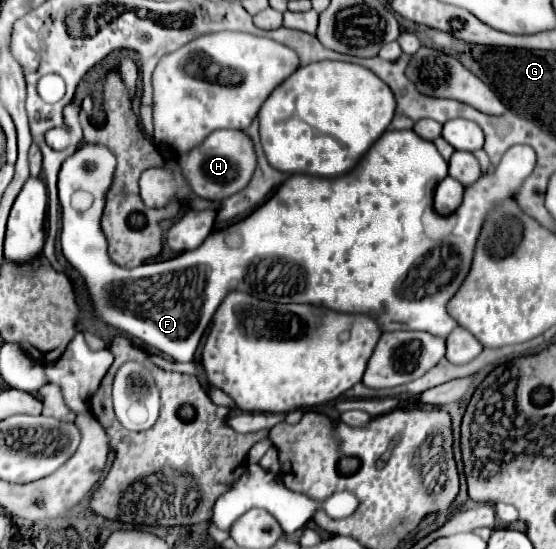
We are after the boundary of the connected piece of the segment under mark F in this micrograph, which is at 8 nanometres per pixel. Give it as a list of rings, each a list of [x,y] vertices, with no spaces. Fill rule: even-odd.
[[[386,131],[372,145],[372,149],[364,155],[364,159],[356,165],[356,169],[352,169],[350,173],[346,173],[342,177],[336,177],[336,179],[320,179],[320,177],[312,177],[312,175],[292,175],[292,179],[288,179],[288,183],[284,187],[280,187],[252,215],[248,215],[240,223],[234,223],[234,225],[230,225],[230,227],[226,227],[222,231],[212,233],[196,251],[186,251],[186,253],[182,253],[182,255],[178,255],[174,259],[168,259],[168,261],[142,263],[142,265],[138,265],[134,269],[124,269],[124,267],[118,267],[116,263],[112,263],[112,259],[108,257],[108,243],[106,243],[106,237],[104,237],[102,227],[100,227],[100,217],[102,217],[102,209],[104,209],[104,195],[106,195],[106,191],[108,191],[108,187],[112,183],[114,165],[116,165],[114,155],[102,145],[82,145],[74,155],[70,155],[62,163],[62,169],[60,169],[60,175],[58,175],[58,193],[60,193],[60,207],[62,207],[62,233],[60,233],[62,253],[68,259],[68,263],[82,275],[82,279],[86,283],[86,289],[88,289],[88,295],[90,295],[90,301],[92,301],[94,317],[98,321],[102,321],[106,325],[112,325],[114,329],[122,331],[124,335],[128,335],[132,339],[140,339],[148,347],[154,347],[154,349],[162,351],[164,355],[172,357],[174,361],[190,363],[190,361],[194,361],[196,349],[200,345],[200,339],[202,339],[208,323],[212,321],[218,305],[224,301],[224,297],[230,291],[250,293],[250,295],[254,295],[258,299],[276,301],[276,303],[312,303],[312,305],[322,305],[322,307],[328,307],[328,309],[334,309],[334,311],[340,311],[340,313],[370,313],[376,319],[376,323],[380,325],[380,329],[385,331],[382,333],[392,333],[386,331],[404,329],[404,331],[426,331],[426,333],[432,333],[432,335],[438,335],[438,337],[448,337],[448,333],[452,333],[452,329],[456,329],[458,323],[448,315],[446,307],[448,307],[448,301],[456,295],[456,291],[464,283],[466,275],[470,273],[472,257],[474,257],[474,249],[476,249],[476,241],[480,237],[480,229],[482,229],[484,217],[488,217],[490,209],[494,209],[496,205],[504,203],[504,199],[510,199],[510,197],[516,195],[516,189],[520,189],[520,185],[526,181],[526,177],[532,175],[532,171],[536,167],[536,153],[528,145],[514,145],[514,147],[510,147],[504,153],[500,165],[494,167],[494,171],[482,173],[480,179],[474,185],[466,187],[464,201],[458,207],[458,211],[443,216],[433,209],[433,198],[438,183],[448,175],[448,162],[438,153],[438,149],[436,149],[436,145],[432,141],[424,141],[414,131]]]

